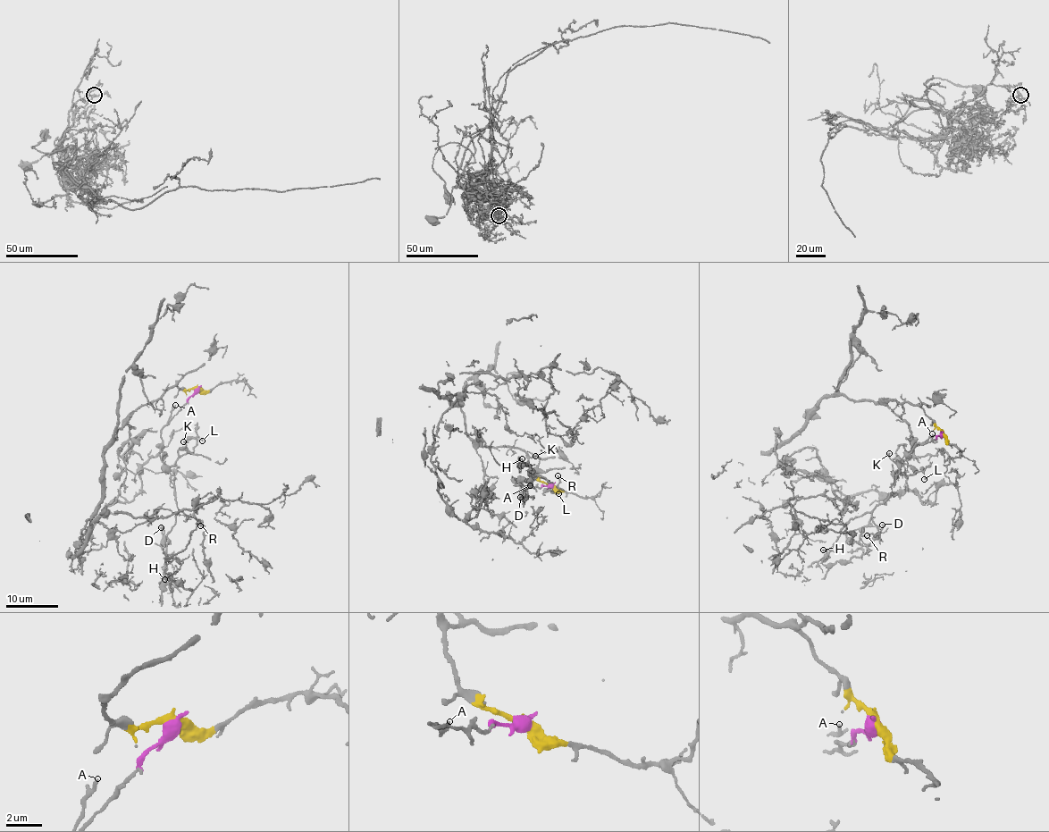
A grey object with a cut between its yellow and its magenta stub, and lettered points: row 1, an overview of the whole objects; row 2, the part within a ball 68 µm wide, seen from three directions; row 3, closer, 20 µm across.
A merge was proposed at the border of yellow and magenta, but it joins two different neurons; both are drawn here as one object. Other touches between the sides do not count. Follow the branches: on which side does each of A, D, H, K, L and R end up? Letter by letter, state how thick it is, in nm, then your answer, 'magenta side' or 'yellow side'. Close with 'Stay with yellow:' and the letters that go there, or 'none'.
A: calibre 160 nm; magenta side
D: calibre 240 nm; magenta side
H: calibre 180 nm; magenta side
K: calibre 140 nm; magenta side
L: calibre 120 nm; magenta side
R: calibre 110 nm; magenta side
Stay with yellow: none

